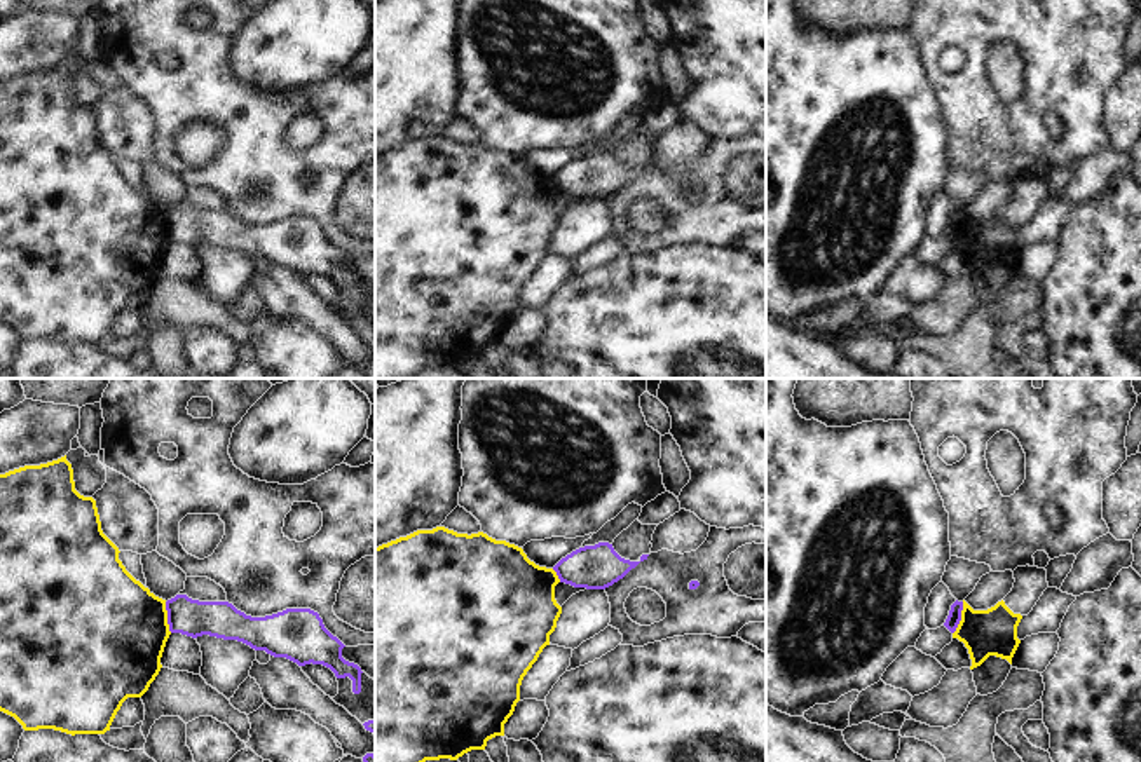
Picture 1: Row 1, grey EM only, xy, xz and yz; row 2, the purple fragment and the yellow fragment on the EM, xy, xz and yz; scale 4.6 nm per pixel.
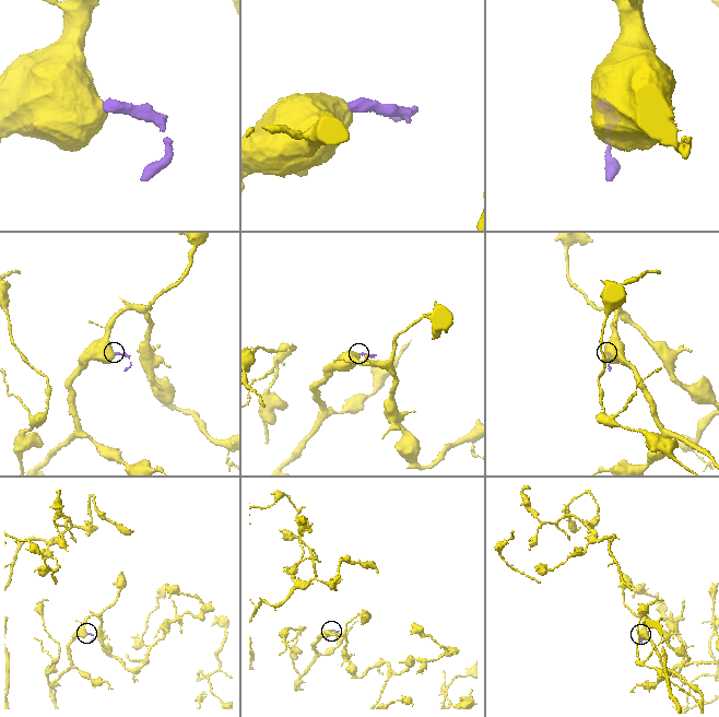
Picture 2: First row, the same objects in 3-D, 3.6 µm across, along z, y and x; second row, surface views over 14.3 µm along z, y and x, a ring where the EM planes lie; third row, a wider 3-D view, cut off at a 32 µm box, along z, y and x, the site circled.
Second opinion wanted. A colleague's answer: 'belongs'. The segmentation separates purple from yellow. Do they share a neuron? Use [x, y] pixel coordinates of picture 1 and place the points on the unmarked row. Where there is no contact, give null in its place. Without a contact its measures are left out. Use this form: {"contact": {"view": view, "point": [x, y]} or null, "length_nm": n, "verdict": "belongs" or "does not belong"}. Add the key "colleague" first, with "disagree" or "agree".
{"colleague": "disagree", "contact": {"view": "yz", "point": [960, 227]}, "length_nm": 160, "verdict": "does not belong"}

